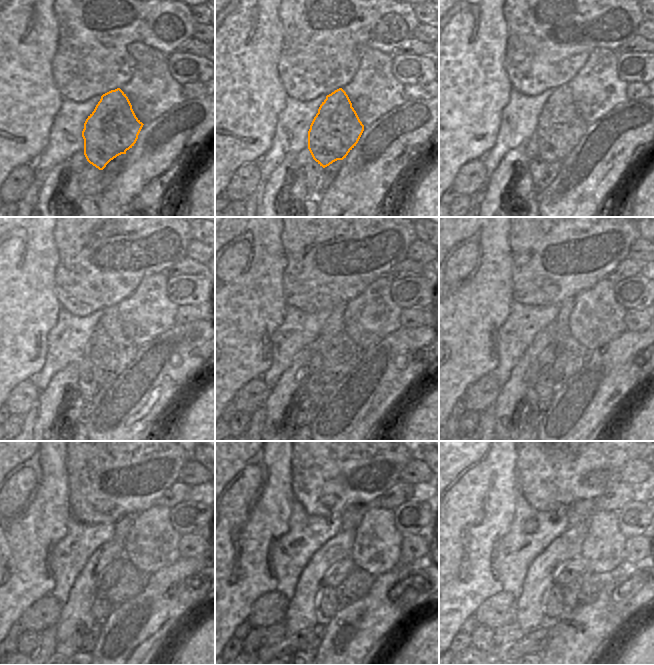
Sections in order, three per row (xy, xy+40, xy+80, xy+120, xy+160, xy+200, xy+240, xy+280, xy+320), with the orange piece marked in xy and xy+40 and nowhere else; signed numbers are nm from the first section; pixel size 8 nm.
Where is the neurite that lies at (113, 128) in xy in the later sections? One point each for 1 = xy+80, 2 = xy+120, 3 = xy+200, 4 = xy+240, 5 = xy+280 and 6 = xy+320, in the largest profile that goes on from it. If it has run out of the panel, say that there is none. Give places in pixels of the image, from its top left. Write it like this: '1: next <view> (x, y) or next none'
1: next xy+80 (559, 129)
2: next xy+120 (110, 352)
3: next xy+200 (571, 356)
4: next xy+240 (132, 581)
5: next xy+280 (358, 583)
6: next xy+320 (585, 589)

